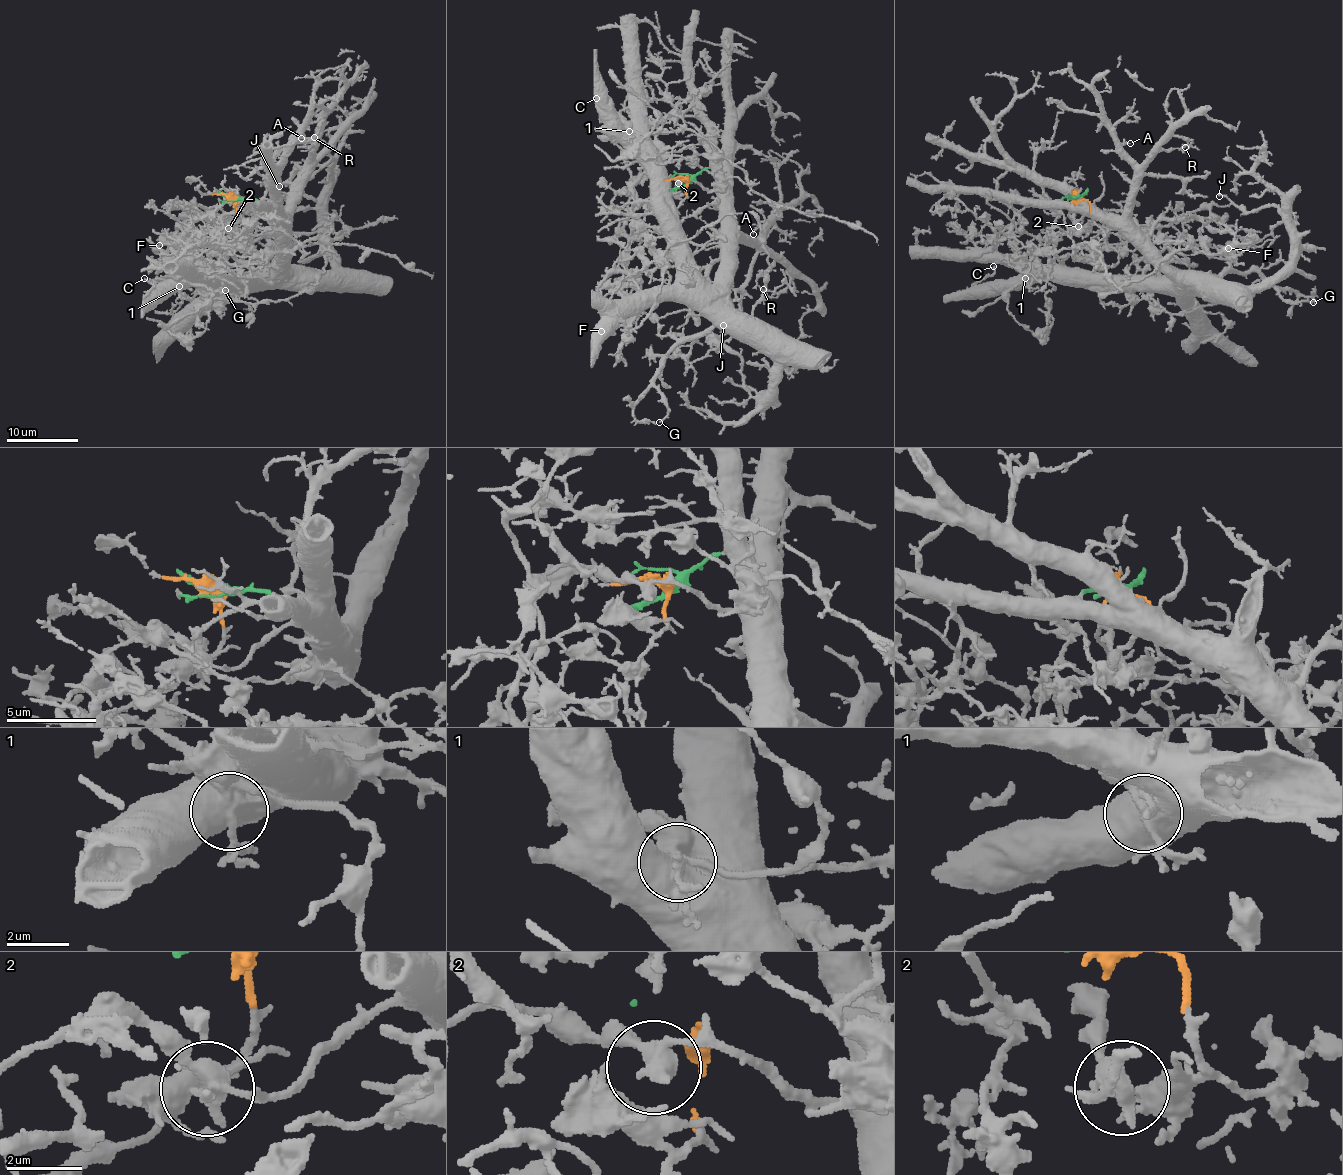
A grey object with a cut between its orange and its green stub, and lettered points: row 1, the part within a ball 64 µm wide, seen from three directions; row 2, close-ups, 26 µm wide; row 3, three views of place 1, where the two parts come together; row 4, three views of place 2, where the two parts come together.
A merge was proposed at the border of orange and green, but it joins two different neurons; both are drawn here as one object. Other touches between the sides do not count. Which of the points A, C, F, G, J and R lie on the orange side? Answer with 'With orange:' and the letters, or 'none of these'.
With orange: F

